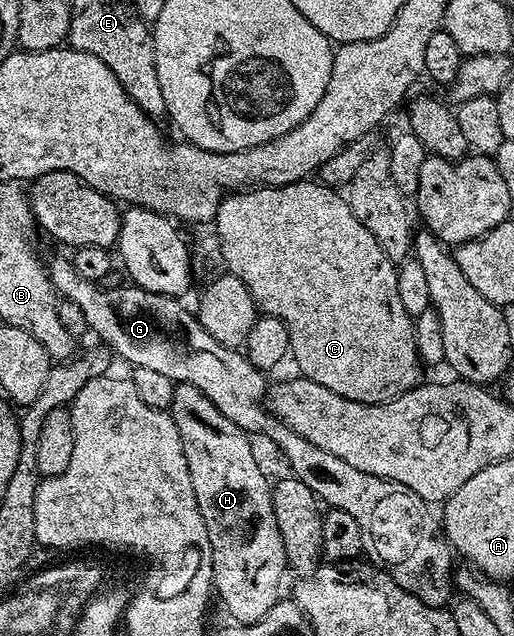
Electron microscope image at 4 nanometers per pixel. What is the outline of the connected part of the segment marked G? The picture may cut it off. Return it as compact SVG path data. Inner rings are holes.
M67 257L49 263L49 274L56 296L73 301L85 313L88 332L95 334L102 346L110 347L118 358L120 355L131 363L132 368L154 369L175 383L188 383L201 389L233 425L252 436L268 435L287 458L294 478L309 485L315 498L328 508L336 507L356 519L361 529L363 555L371 558L372 564L386 571L401 589L425 601L425 605L446 608L452 602L453 548L443 534L440 516L431 512L432 504L405 489L405 485L353 469L341 457L333 457L333 453L325 453L325 449L317 449L317 445L293 433L293 429L268 412L265 402L268 376L258 371L242 350L226 347L209 337L198 318L192 312L190 315L176 296L149 293L134 285L100 287L98 283L85 281Z

